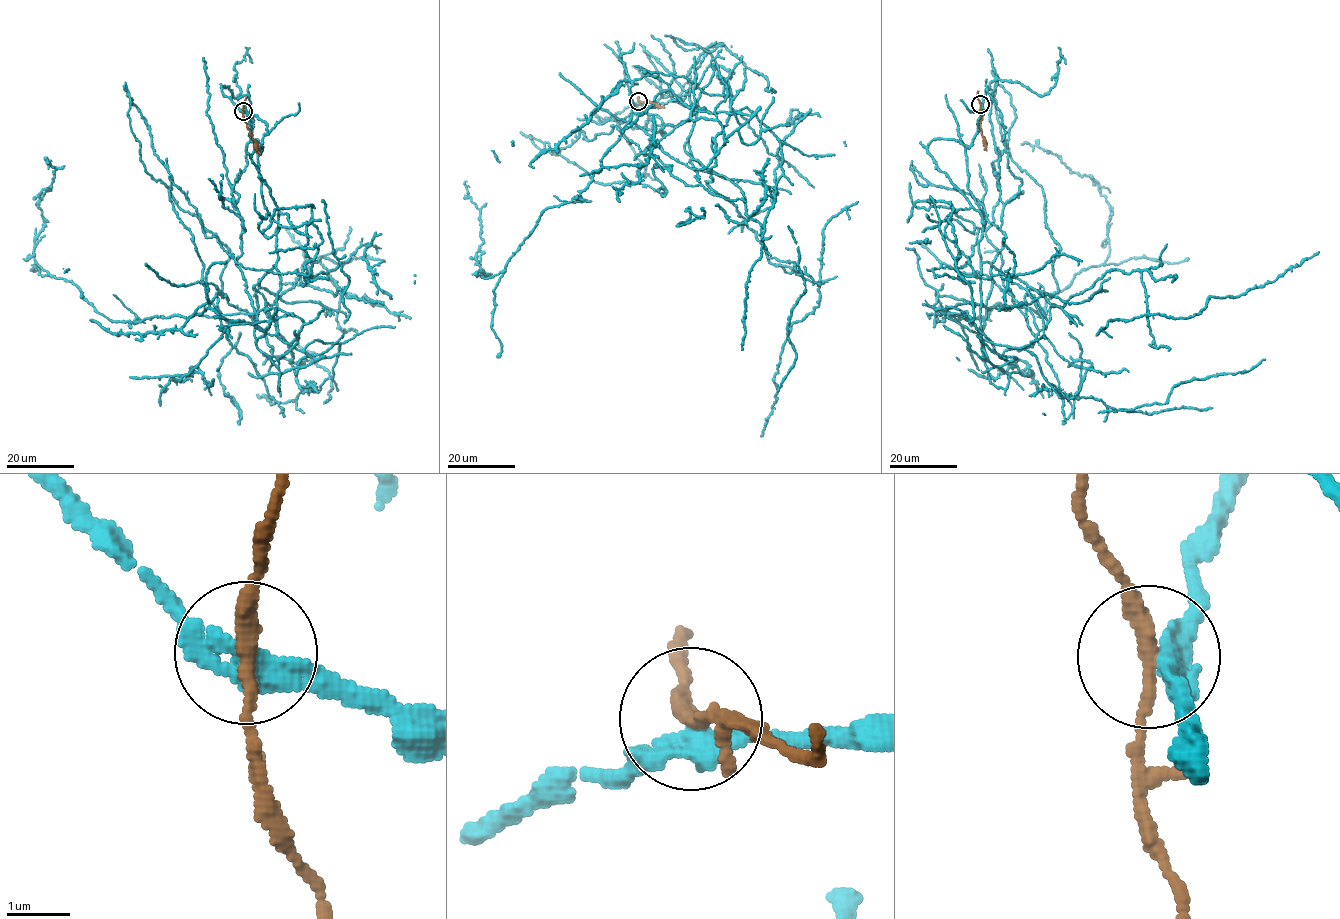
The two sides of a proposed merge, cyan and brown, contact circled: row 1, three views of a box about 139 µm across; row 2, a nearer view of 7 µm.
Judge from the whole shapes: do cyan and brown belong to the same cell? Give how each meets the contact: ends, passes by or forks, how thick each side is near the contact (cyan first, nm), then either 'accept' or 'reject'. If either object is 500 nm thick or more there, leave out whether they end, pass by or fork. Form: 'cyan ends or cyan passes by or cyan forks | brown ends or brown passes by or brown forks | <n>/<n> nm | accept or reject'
cyan passes by | brown passes by | 360/240 nm | reject

